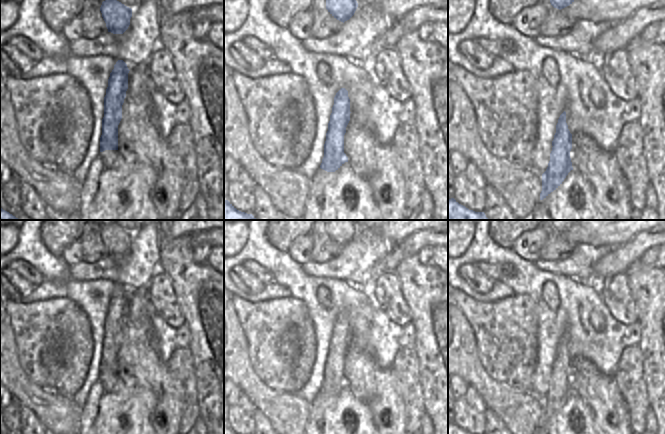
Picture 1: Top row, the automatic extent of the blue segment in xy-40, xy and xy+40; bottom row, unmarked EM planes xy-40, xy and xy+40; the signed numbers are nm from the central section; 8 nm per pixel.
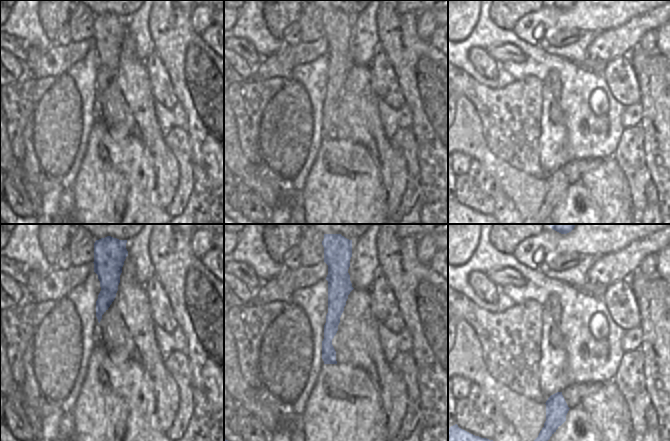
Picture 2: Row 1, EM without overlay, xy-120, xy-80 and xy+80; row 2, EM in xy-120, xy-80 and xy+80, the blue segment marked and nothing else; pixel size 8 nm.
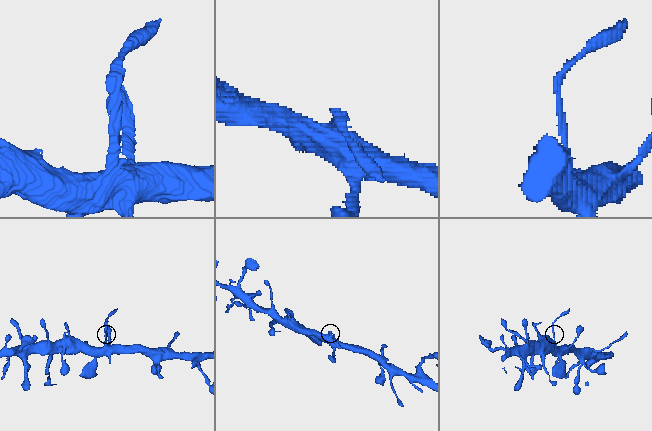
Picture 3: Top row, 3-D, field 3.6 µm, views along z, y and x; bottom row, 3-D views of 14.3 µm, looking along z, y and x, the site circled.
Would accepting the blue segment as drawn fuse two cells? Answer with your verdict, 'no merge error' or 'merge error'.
merge error

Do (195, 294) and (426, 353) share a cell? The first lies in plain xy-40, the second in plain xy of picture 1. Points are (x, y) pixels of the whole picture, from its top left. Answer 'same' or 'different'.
same

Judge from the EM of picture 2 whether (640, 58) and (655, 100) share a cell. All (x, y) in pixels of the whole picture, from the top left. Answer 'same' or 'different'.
same

